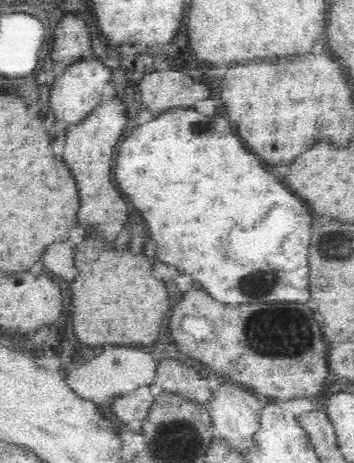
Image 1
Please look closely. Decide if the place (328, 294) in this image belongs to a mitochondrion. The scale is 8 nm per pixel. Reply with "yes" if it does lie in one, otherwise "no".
no

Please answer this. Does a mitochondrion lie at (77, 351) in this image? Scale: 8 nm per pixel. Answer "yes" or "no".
no

